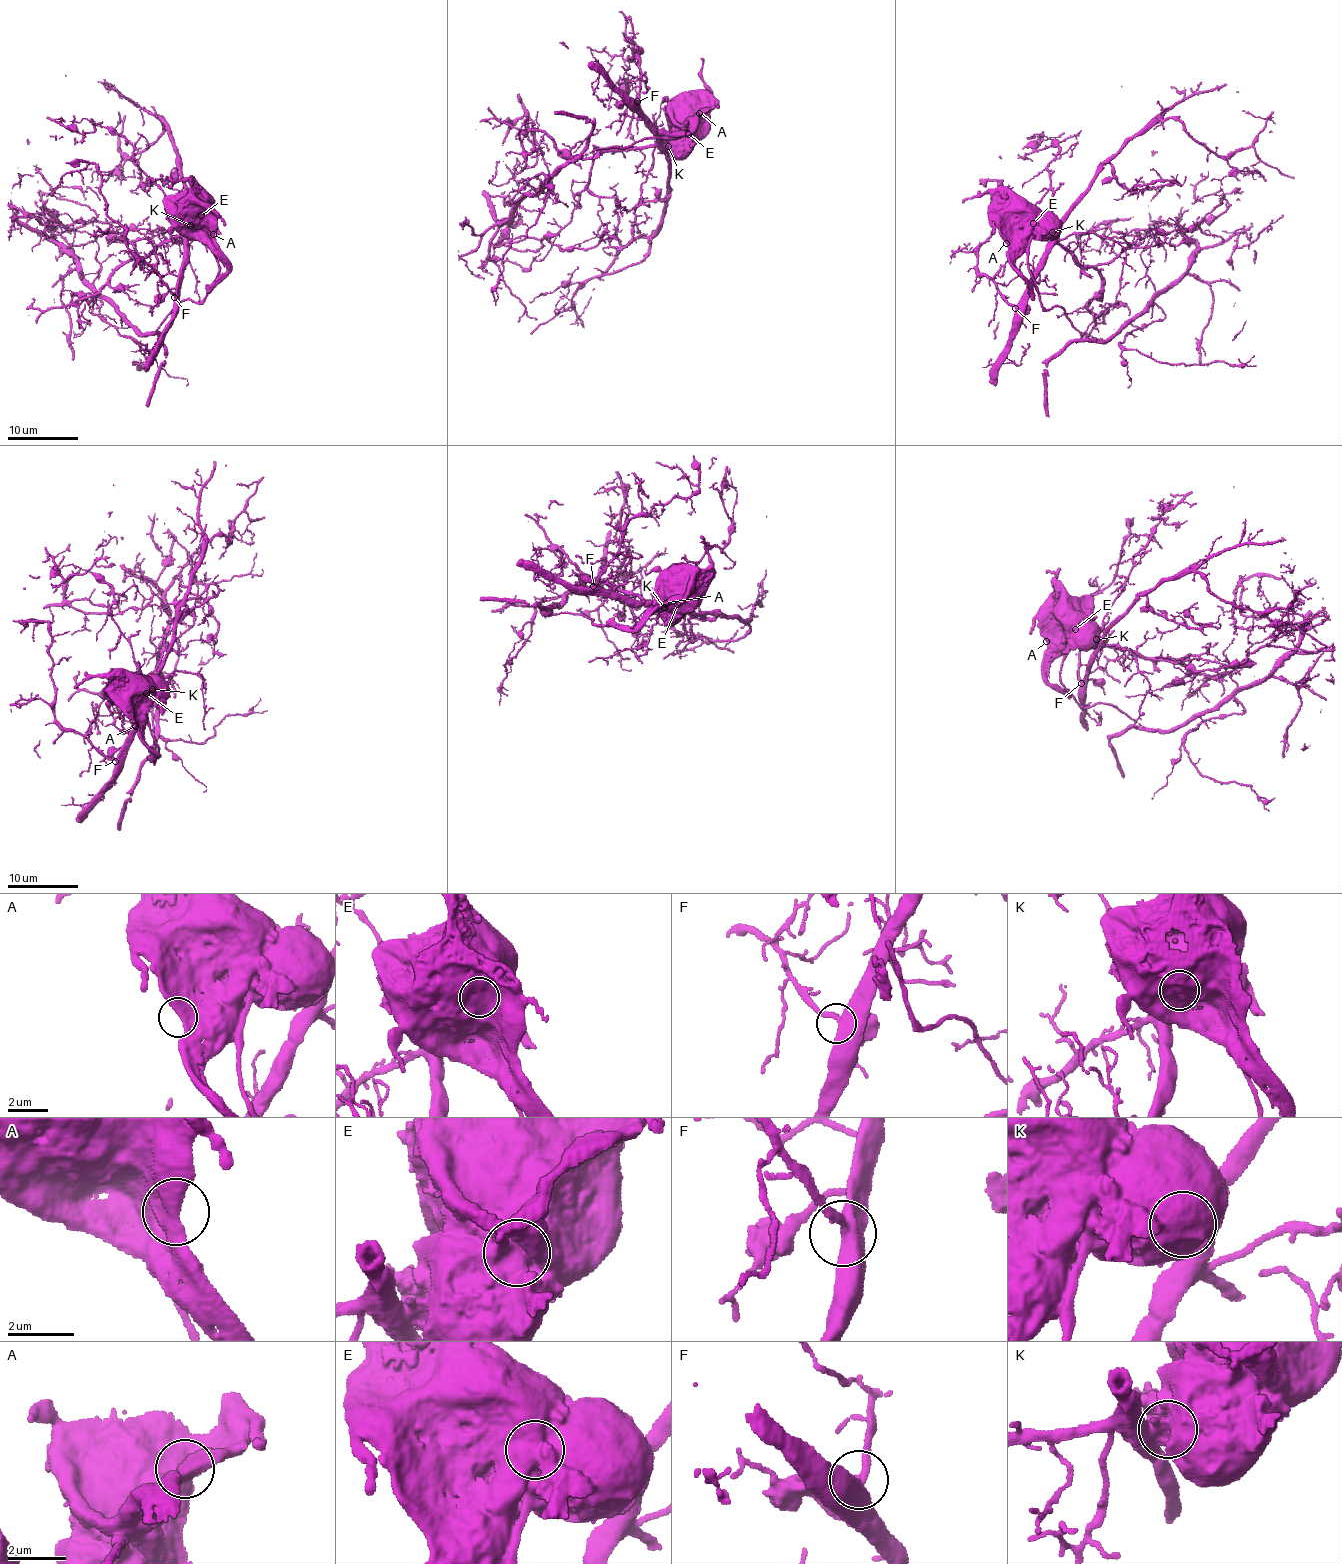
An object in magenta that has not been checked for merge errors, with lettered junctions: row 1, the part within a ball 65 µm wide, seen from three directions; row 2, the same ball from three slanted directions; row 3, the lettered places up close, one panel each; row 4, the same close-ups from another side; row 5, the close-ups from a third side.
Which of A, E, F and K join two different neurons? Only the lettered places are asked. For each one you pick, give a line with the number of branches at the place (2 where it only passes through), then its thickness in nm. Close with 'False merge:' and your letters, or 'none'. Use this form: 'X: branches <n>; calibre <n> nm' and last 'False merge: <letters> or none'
E: branches 1; calibre 1500 nm
K: branches 2; calibre 850 nm
False merge: E, K

